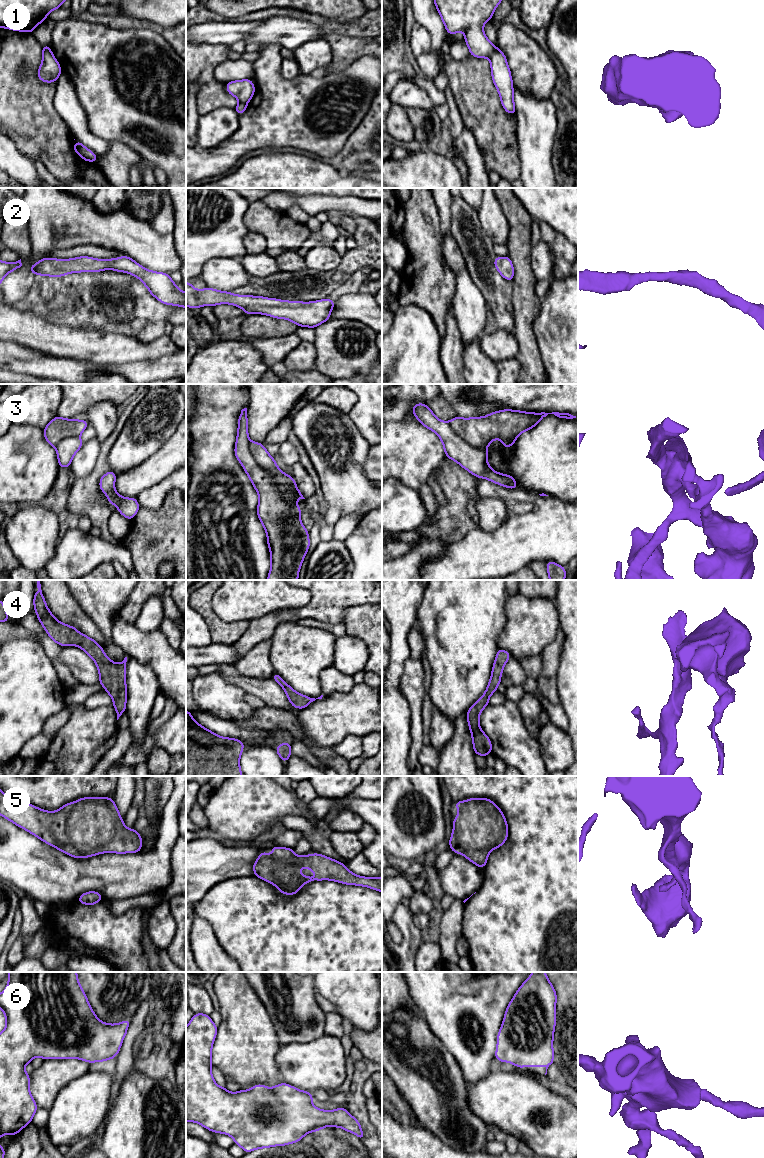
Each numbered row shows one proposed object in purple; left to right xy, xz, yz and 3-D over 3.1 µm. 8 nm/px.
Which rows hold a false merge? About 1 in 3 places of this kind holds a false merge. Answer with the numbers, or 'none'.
1

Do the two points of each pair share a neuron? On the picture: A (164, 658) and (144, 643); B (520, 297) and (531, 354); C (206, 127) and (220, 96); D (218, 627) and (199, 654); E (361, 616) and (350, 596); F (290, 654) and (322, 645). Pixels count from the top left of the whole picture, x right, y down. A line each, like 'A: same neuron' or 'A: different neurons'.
A: same neuron
B: same neuron
C: different neurons
D: different neurons
E: different neurons
F: same neuron

